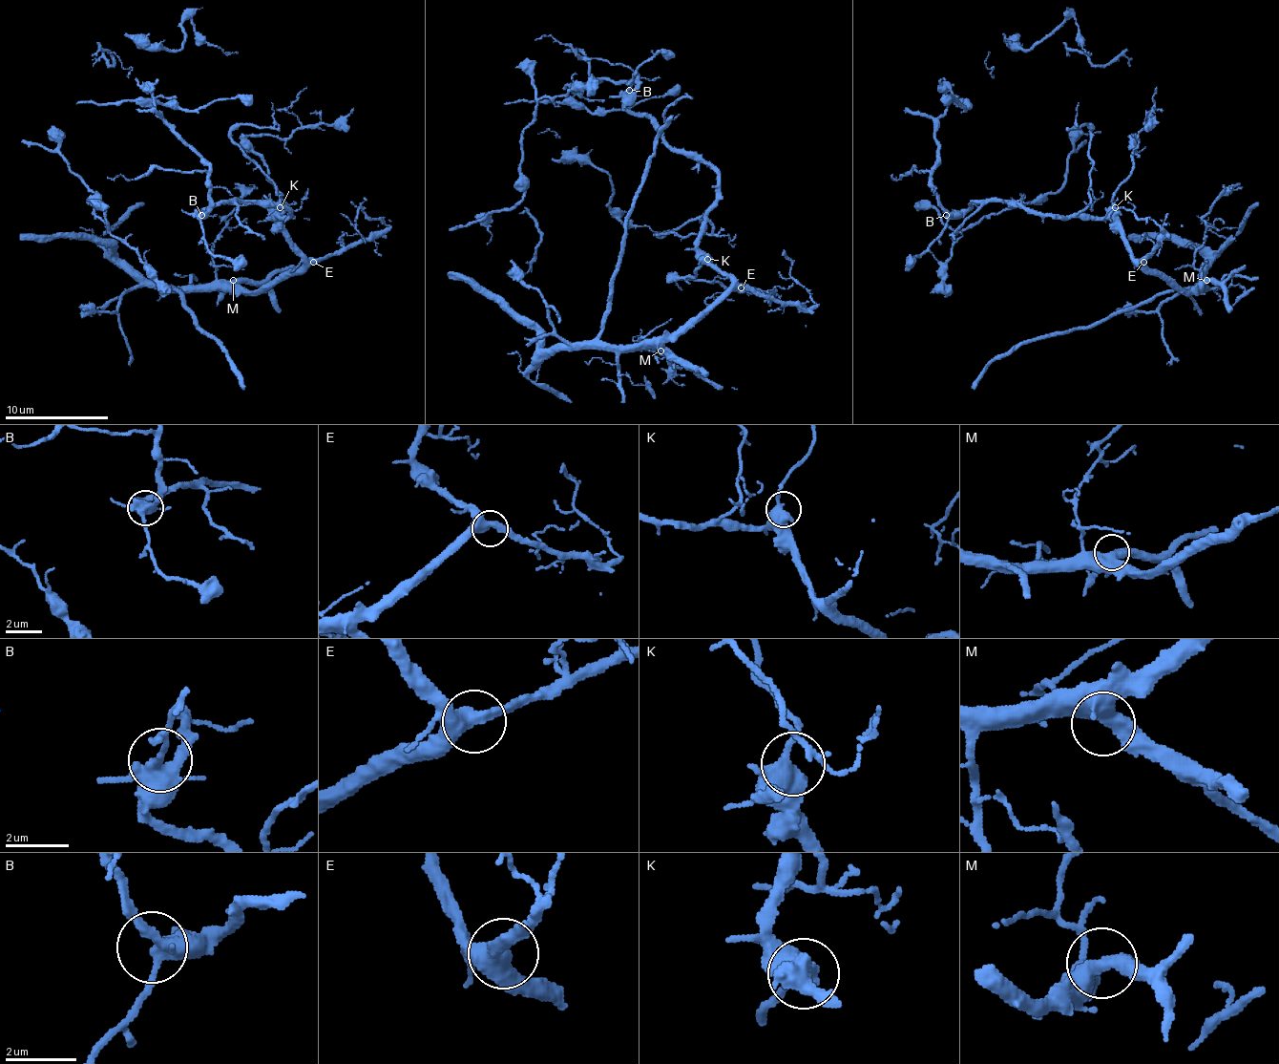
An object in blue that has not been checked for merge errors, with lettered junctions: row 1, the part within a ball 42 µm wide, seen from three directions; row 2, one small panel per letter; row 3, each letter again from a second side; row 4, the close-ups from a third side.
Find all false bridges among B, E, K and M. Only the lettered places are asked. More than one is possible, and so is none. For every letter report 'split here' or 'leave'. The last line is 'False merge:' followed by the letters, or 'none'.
B: leave
E: leave
K: leave
M: leave
False merge: none

